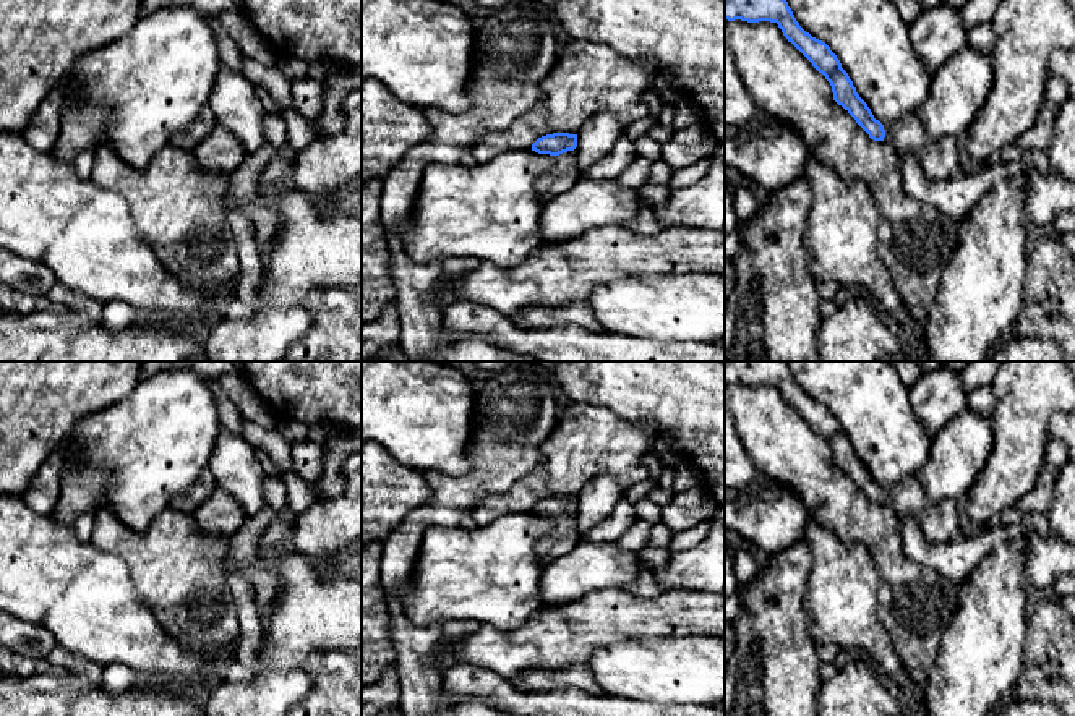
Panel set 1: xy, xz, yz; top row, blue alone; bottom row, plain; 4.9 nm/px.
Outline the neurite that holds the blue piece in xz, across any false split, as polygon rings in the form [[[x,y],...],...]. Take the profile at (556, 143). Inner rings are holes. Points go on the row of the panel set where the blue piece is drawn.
[[[569,133],[546,134],[532,144],[532,151],[555,157],[553,170],[535,181],[542,207],[580,178],[576,147],[577,134]]]

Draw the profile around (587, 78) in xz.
[[[564,39],[555,66],[540,84],[542,99],[506,130],[485,134],[470,152],[477,164],[485,164],[509,151],[532,149],[532,144],[546,134],[577,134],[590,117],[602,112],[613,113],[629,126],[650,115],[644,96],[657,75],[658,68],[652,60],[623,58],[606,45]]]

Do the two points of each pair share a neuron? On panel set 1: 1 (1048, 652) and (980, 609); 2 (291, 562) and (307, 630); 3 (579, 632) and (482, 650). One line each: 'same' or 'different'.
1: different
2: same
3: same

